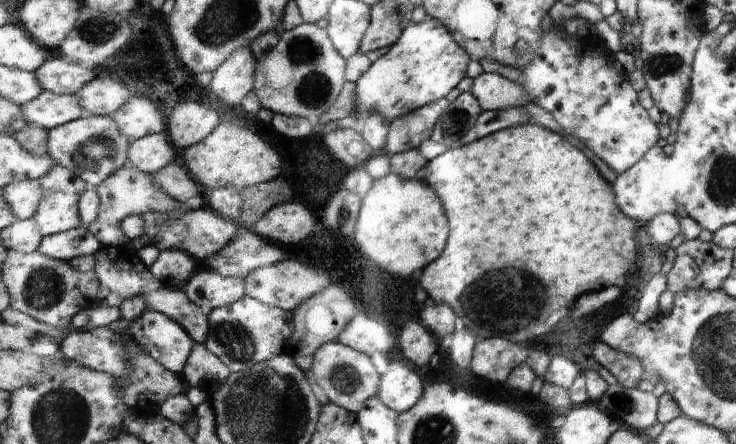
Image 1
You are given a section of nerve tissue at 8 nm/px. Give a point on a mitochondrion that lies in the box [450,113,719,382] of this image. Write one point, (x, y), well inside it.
(476, 304)

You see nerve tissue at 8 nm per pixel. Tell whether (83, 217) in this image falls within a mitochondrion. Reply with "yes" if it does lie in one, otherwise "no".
no

